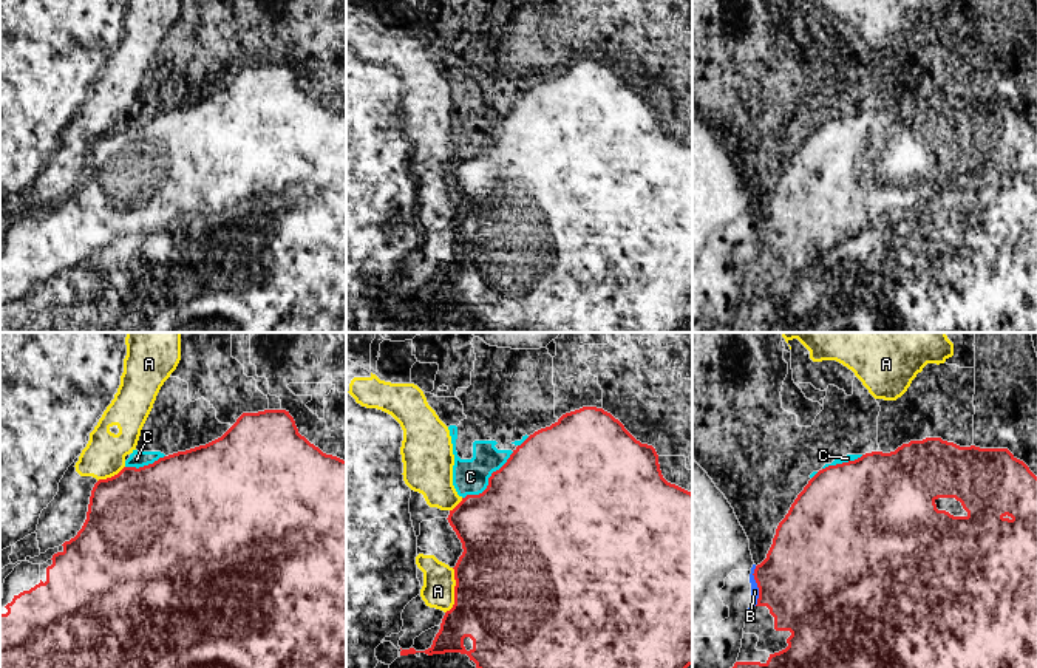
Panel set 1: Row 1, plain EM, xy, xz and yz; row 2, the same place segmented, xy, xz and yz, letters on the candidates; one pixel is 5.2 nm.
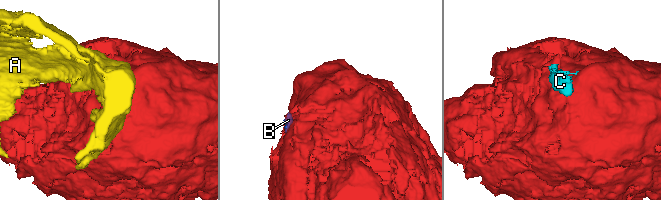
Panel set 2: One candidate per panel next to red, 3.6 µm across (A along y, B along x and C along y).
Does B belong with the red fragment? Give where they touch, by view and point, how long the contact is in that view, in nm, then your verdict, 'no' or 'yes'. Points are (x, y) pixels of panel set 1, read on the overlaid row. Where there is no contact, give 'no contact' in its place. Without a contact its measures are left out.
meets red in yz at (758, 586); contact 200 nm long; no

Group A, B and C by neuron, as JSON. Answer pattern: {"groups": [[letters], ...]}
{"groups": [["A"], ["B", "C"]]}

